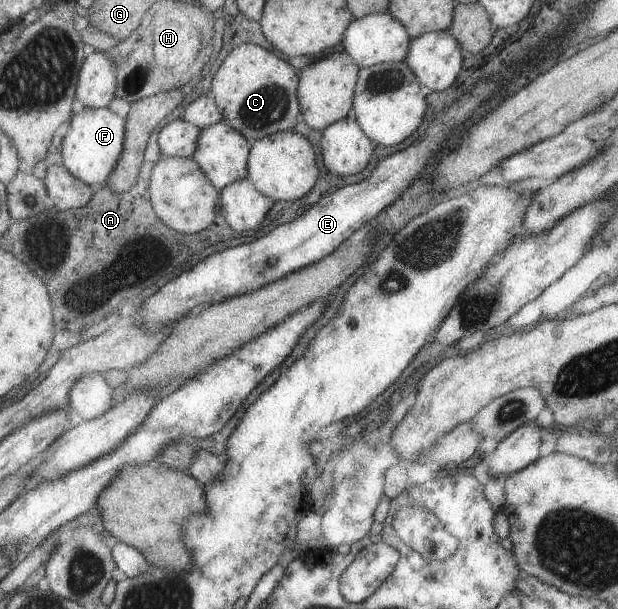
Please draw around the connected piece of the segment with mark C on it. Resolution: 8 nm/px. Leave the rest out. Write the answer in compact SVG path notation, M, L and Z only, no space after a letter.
M255 43L242 44L231 54L226 54L223 66L214 78L212 95L217 101L224 120L236 131L245 135L251 144L262 138L275 135L283 131L293 131L299 124L299 114L302 112L298 88L300 87L301 71L295 69L289 62L279 58L275 52L270 52L264 46Z

